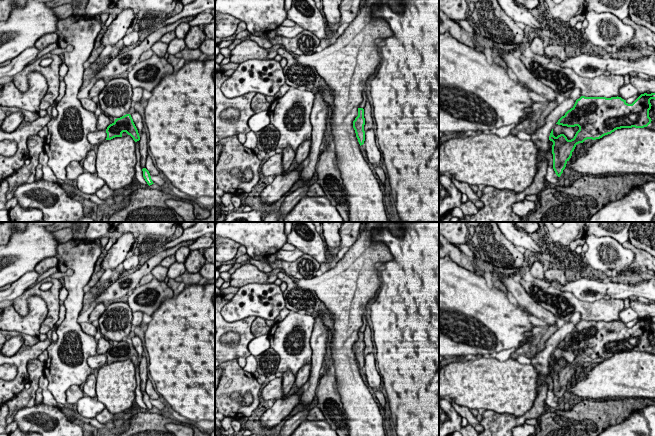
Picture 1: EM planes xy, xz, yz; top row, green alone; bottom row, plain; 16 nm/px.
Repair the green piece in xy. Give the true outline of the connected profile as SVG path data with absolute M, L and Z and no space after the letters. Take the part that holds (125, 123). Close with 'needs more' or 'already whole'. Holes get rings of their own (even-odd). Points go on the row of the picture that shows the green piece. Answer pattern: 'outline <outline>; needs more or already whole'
outline M126 114L115 119L115 121L107 127L106 140L111 140L115 137L122 137L123 132L126 132L128 135L130 135L135 142L140 140L138 130L130 114Z; already whole

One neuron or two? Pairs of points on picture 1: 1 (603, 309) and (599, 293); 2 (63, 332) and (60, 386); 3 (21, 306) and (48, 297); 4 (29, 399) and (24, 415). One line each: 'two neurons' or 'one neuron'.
1: two neurons
2: one neuron
3: one neuron
4: two neurons

